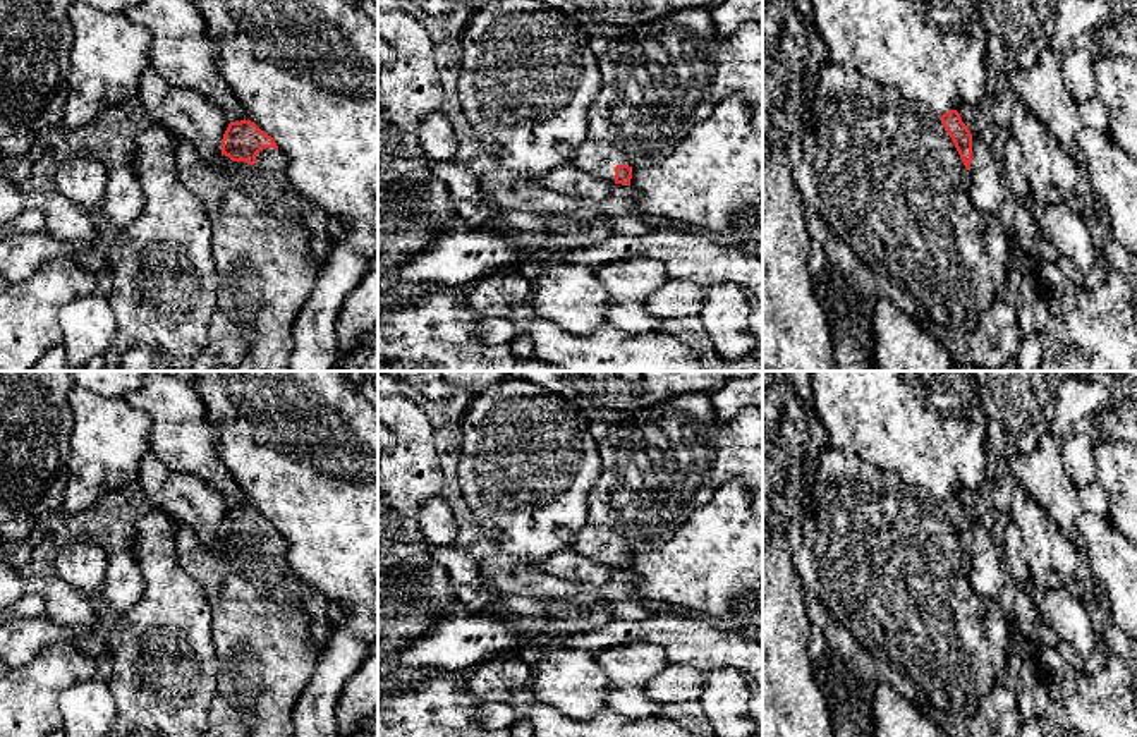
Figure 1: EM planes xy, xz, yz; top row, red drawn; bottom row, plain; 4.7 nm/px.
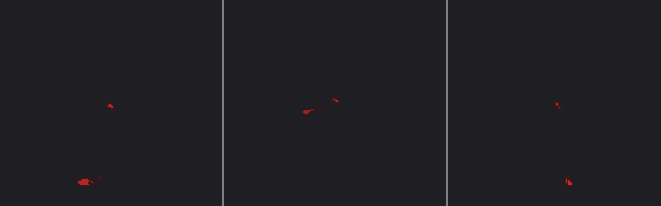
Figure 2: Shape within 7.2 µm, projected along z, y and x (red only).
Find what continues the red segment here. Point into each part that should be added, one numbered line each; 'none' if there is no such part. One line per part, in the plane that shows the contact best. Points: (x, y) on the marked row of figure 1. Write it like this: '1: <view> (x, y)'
1: xy (270, 244)

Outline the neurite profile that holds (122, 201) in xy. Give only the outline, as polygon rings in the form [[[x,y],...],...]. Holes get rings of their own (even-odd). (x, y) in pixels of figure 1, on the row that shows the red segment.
[[[131,165],[108,168],[106,191],[100,208],[93,213],[98,225],[115,230],[137,218],[144,208],[139,179]]]

